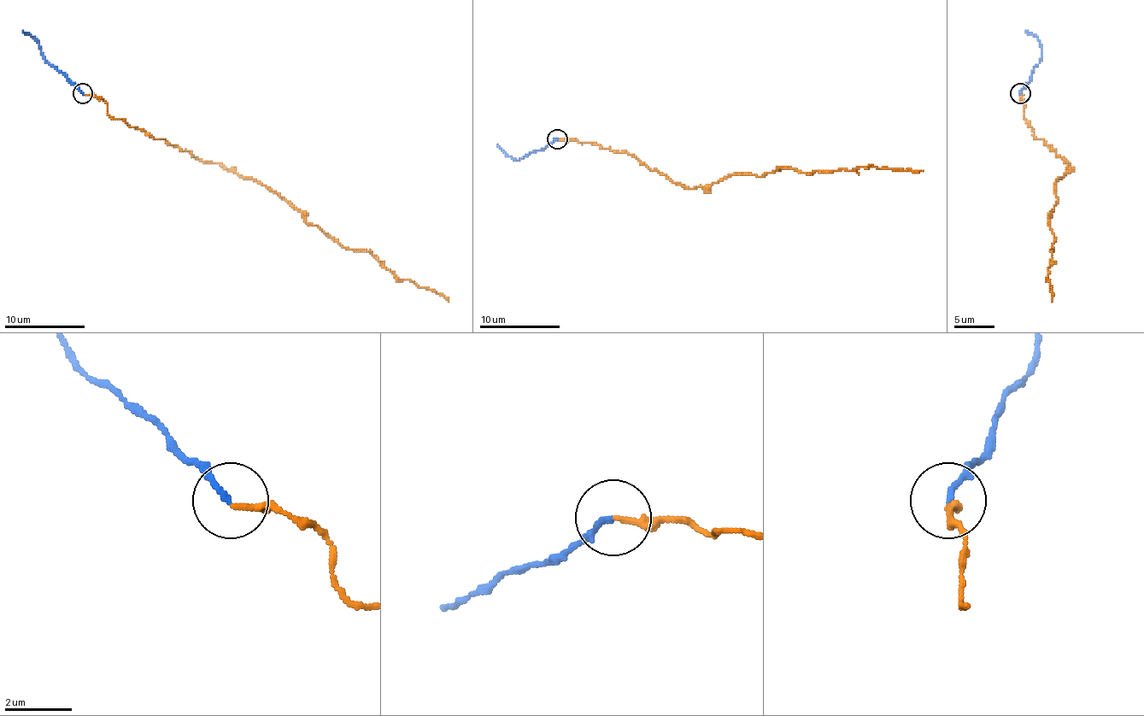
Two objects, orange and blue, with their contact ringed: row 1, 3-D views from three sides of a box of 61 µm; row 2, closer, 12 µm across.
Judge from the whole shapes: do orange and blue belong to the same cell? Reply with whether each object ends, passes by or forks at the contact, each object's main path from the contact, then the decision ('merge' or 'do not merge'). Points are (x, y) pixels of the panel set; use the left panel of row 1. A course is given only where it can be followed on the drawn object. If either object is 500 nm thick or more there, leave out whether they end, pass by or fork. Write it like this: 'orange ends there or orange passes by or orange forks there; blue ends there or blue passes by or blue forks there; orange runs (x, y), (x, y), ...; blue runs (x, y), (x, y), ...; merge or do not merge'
orange ends there; blue ends there; orange runs (83, 95), (99, 96), (111, 117), (199, 161), (269, 187), (343, 247), (366, 249), (398, 279), (448, 302); blue runs (83, 92), (44, 58), (37, 40), (23, 31); do not merge

